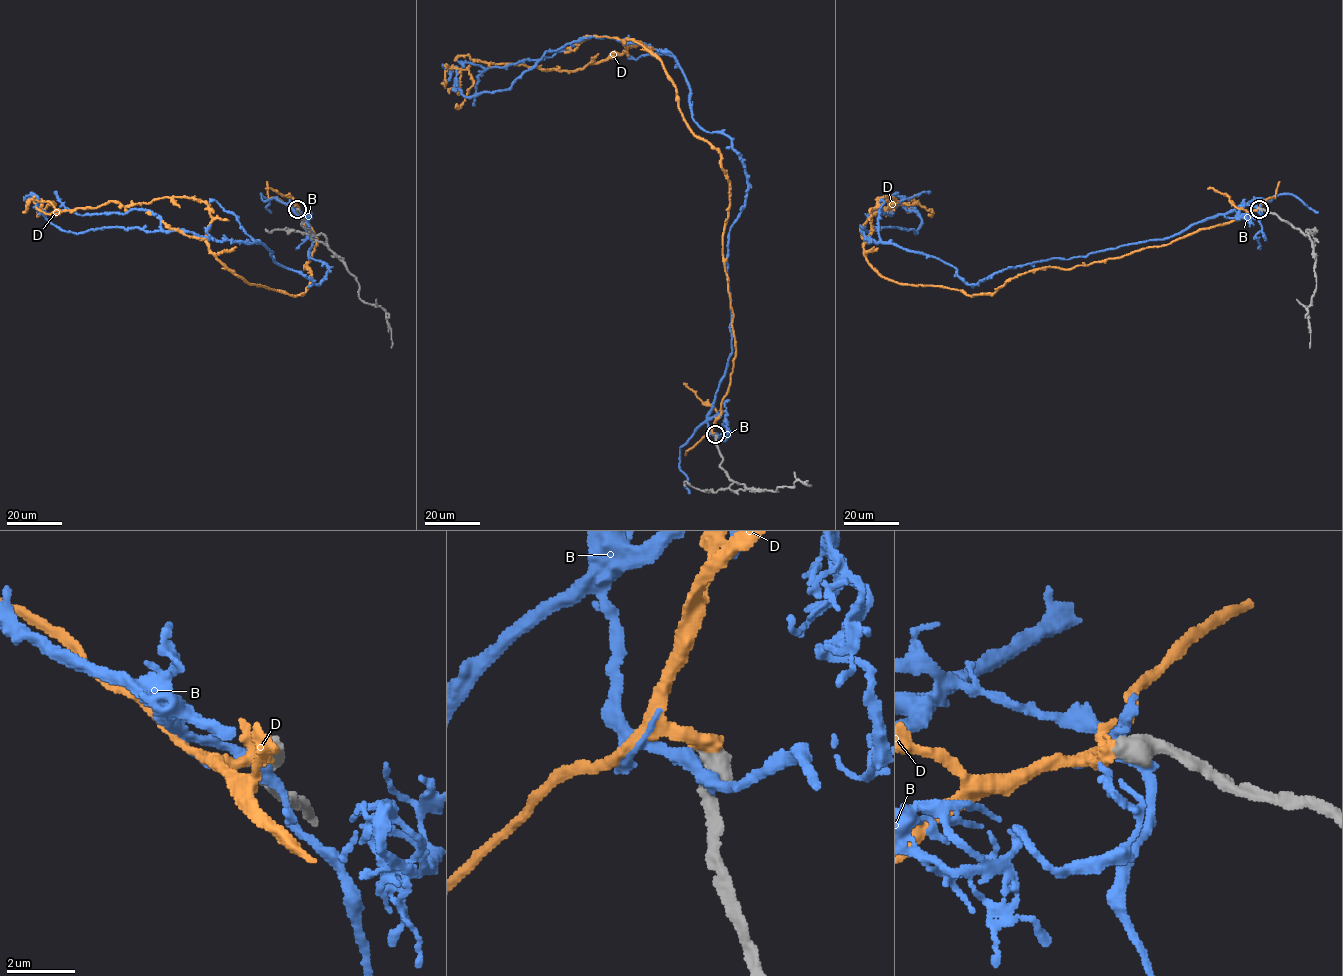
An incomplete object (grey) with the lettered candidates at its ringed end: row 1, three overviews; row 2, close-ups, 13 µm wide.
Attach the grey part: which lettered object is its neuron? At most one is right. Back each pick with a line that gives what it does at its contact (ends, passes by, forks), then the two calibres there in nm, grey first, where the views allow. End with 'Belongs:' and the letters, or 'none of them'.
D: it passes by; 650 nm thick on the grey side, 360 nm on the other
Belongs: D

